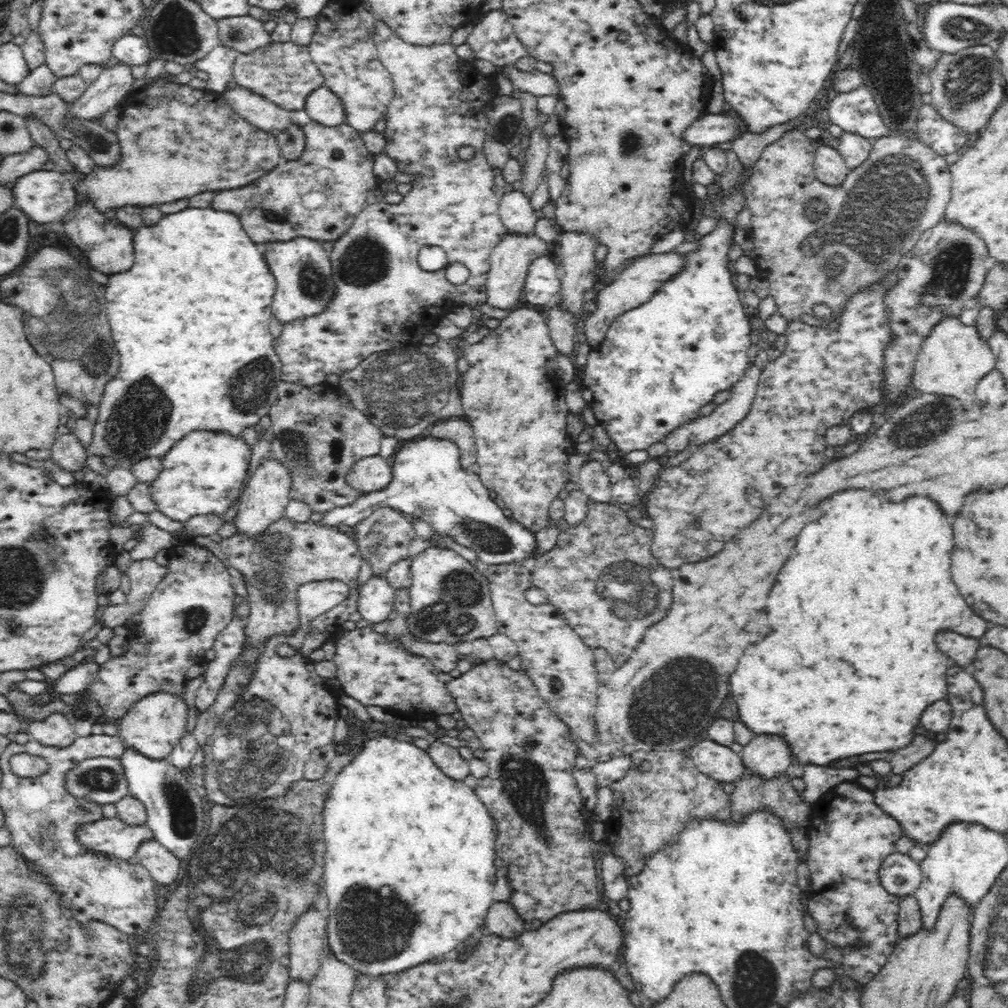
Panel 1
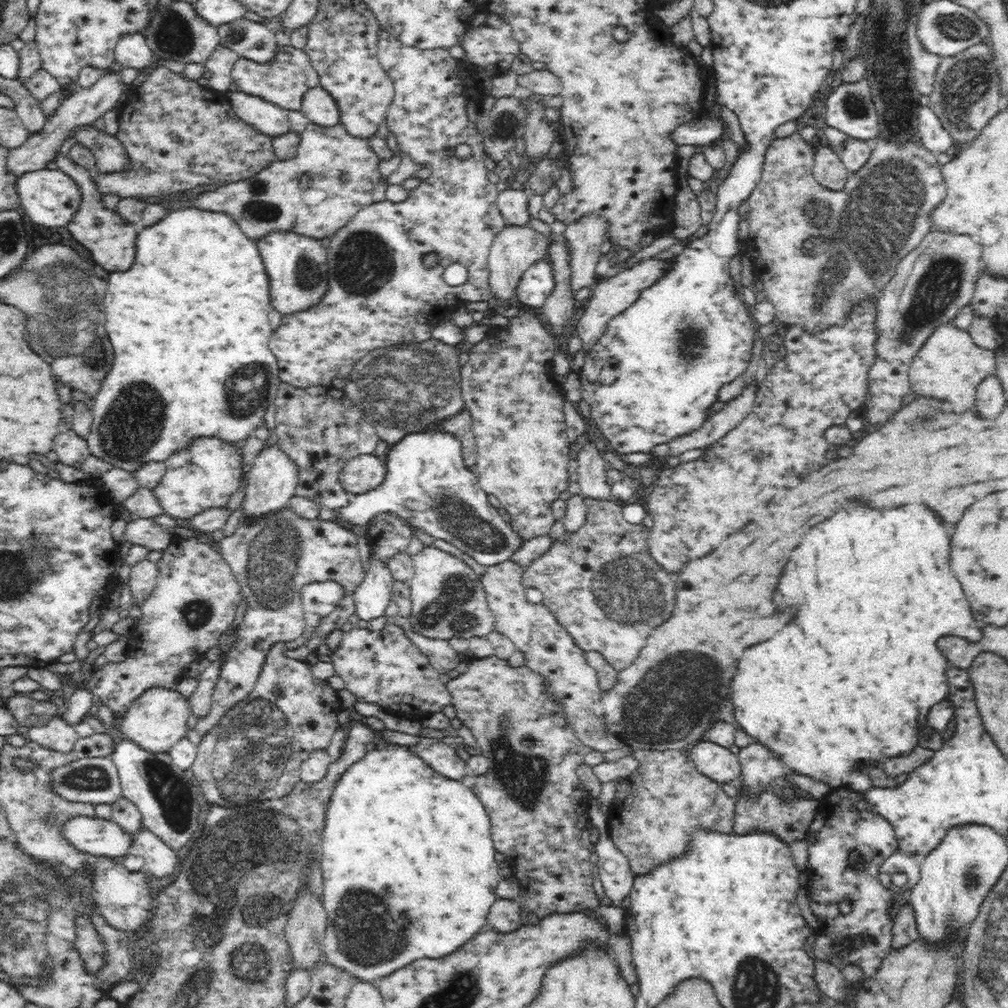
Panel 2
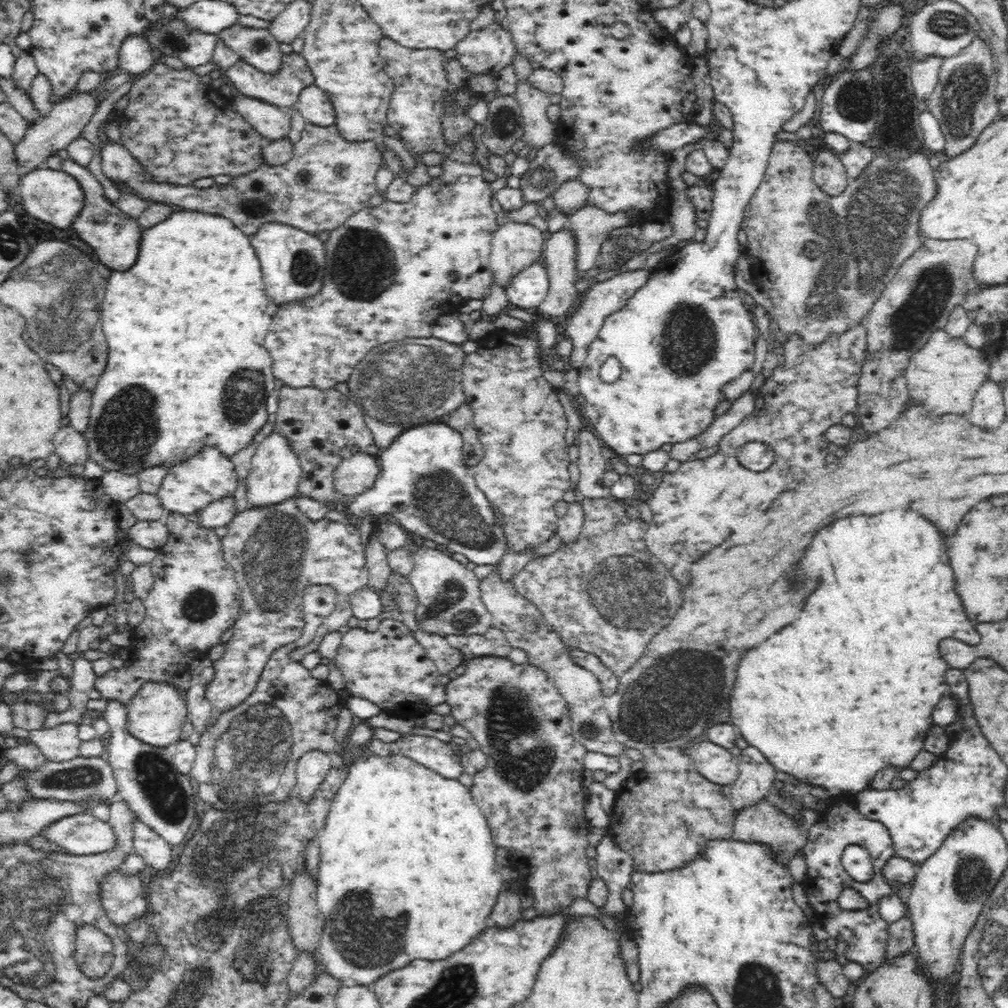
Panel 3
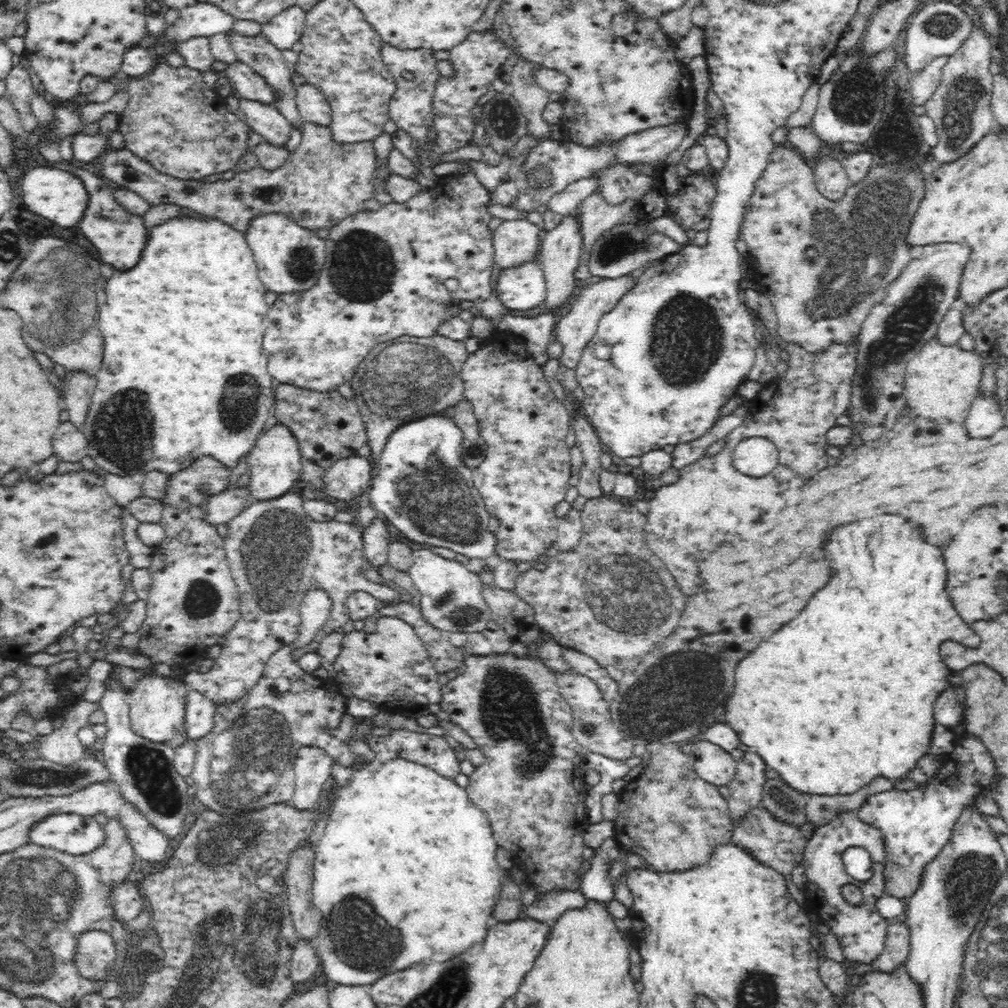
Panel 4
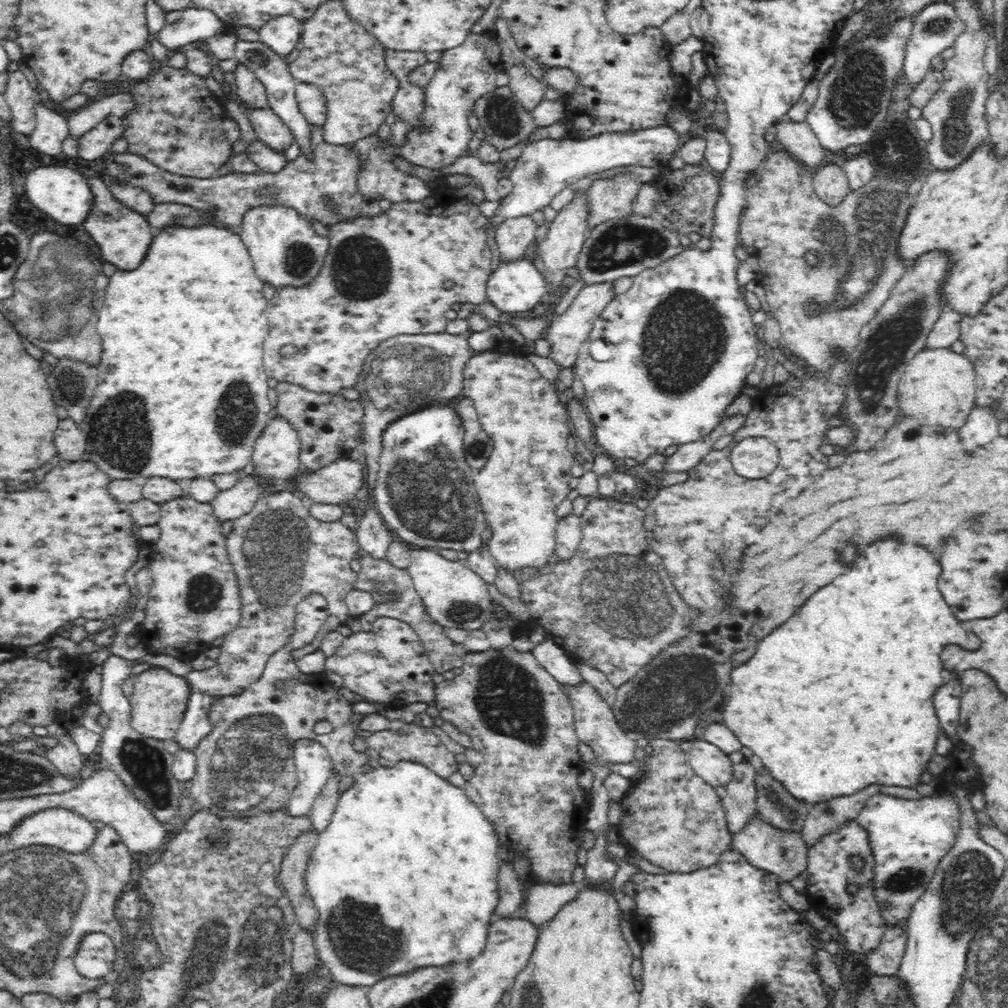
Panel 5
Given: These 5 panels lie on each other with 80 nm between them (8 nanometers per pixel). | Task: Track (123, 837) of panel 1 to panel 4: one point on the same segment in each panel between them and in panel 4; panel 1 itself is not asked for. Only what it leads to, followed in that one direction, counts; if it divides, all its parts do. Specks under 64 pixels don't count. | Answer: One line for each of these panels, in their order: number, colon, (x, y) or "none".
2: (93, 836)
3: (83, 834)
4: (70, 833)

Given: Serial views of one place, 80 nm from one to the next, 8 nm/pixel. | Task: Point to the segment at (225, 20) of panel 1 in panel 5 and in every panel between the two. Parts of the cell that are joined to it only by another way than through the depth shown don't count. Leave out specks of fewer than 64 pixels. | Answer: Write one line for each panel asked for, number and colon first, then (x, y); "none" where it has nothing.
2: (255, 41)
3: (257, 47)
4: (265, 58)
5: (269, 67)

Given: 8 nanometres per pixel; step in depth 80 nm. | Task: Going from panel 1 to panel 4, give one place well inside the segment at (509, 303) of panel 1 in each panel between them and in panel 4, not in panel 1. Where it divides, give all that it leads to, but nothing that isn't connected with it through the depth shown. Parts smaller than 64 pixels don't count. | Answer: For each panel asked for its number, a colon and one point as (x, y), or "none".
2: (516, 248)
3: (514, 246)
4: (517, 241)

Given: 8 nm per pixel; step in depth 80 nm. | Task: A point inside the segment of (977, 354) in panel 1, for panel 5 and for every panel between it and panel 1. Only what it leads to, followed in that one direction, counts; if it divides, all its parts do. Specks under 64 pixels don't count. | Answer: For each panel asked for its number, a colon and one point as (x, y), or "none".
2: (949, 366)
3: (944, 375)
4: (940, 381)
5: (938, 387)

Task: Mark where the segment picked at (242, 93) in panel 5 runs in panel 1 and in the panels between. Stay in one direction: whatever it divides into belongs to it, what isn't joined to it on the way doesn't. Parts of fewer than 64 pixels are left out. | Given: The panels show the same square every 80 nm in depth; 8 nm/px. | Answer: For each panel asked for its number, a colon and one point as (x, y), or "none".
1: (284, 73)
2: (283, 81)
3: (282, 89)
4: (246, 84)

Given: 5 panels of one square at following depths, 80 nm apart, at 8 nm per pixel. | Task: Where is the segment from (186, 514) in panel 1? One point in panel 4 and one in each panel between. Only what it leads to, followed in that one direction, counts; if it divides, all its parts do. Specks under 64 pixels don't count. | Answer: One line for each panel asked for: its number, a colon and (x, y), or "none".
2: (205, 474)
3: (187, 488)
4: (206, 476)

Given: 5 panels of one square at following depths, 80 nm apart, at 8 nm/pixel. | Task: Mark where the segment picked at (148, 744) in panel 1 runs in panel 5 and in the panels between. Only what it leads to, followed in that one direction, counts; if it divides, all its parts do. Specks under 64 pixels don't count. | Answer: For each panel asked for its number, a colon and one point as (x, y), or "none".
2: (157, 720)
3: (156, 715)
4: (157, 703)
5: (159, 700)

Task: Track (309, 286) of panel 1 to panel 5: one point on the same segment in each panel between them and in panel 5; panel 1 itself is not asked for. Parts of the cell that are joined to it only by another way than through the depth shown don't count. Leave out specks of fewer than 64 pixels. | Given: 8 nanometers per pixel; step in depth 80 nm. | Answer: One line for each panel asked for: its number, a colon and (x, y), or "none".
2: (297, 266)
3: (293, 262)
4: (289, 257)
5: (286, 251)

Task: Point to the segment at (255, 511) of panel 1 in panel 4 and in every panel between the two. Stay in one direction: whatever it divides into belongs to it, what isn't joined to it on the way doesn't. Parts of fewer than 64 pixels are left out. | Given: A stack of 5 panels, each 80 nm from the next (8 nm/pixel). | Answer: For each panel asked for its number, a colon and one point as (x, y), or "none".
2: (272, 480)
3: (275, 474)
4: (275, 461)

